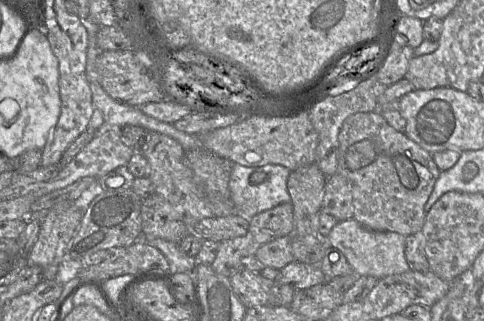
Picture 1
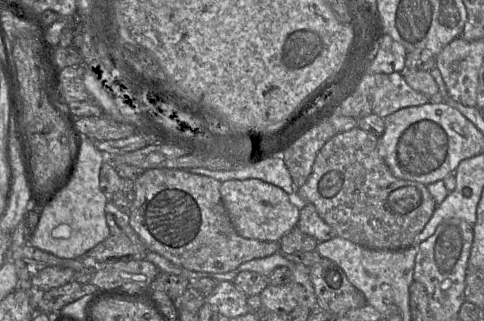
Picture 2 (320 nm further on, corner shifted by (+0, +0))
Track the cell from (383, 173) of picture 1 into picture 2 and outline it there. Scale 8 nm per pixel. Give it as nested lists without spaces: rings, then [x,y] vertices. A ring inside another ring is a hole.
[[[359,127],[339,133],[324,144],[316,156],[310,176],[297,189],[295,199],[299,203],[313,204],[337,236],[367,248],[387,250],[413,245],[437,206],[425,184],[399,179],[392,174],[380,153],[379,137]]]

